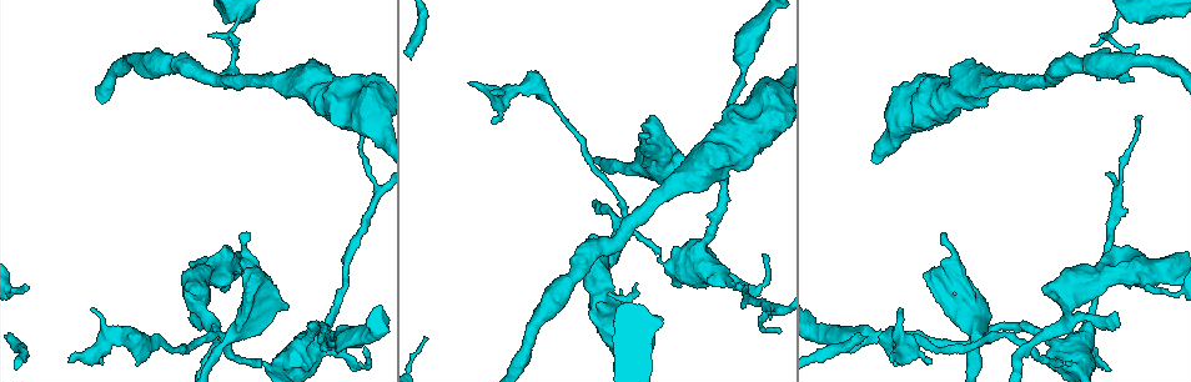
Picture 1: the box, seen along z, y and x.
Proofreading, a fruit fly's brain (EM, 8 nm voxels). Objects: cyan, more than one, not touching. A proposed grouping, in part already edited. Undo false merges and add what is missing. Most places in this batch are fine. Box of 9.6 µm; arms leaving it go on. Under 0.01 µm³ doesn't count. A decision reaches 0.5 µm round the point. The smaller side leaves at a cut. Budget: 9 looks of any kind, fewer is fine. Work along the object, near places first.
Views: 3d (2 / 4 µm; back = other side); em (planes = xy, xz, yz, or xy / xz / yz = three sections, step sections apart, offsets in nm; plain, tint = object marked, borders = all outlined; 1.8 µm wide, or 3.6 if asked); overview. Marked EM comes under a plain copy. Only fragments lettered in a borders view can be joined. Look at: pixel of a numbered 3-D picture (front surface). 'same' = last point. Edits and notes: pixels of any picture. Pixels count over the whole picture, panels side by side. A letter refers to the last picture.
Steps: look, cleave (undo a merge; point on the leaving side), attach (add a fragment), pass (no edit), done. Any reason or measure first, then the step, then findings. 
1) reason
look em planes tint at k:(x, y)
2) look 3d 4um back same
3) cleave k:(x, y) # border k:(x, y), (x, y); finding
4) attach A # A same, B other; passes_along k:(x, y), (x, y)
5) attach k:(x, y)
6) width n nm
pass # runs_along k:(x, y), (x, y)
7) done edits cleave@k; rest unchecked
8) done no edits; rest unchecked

thick turns thin
look 3d 4um at 1:(101, 349)

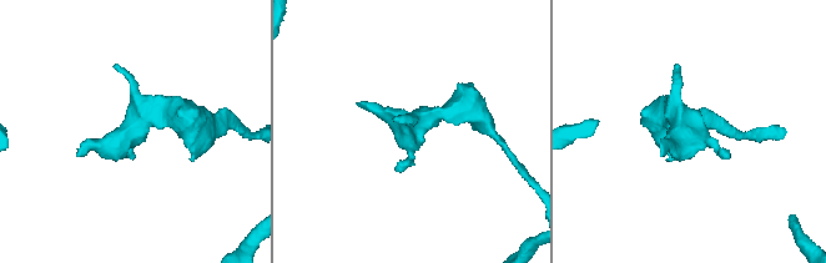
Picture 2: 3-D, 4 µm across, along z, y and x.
look em yz step 16 tint at 2:(682, 134)

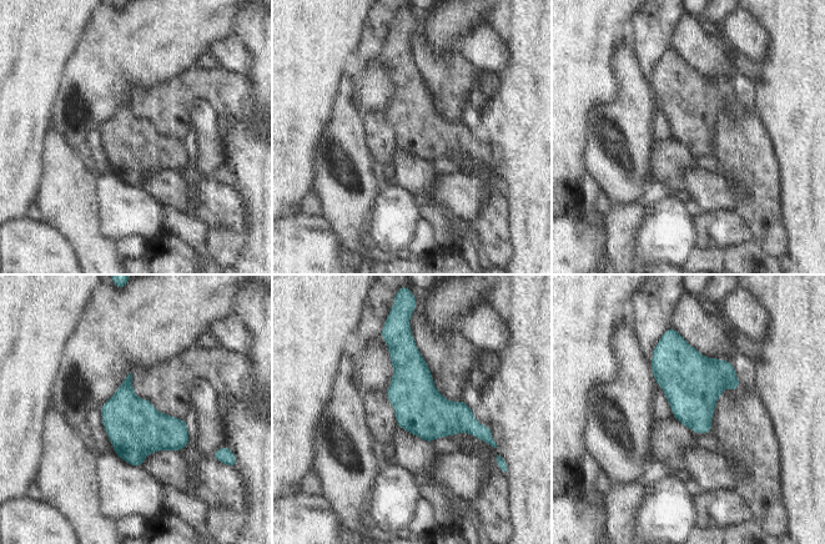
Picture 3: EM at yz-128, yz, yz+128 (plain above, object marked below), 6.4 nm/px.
look em yz step 16 borders same

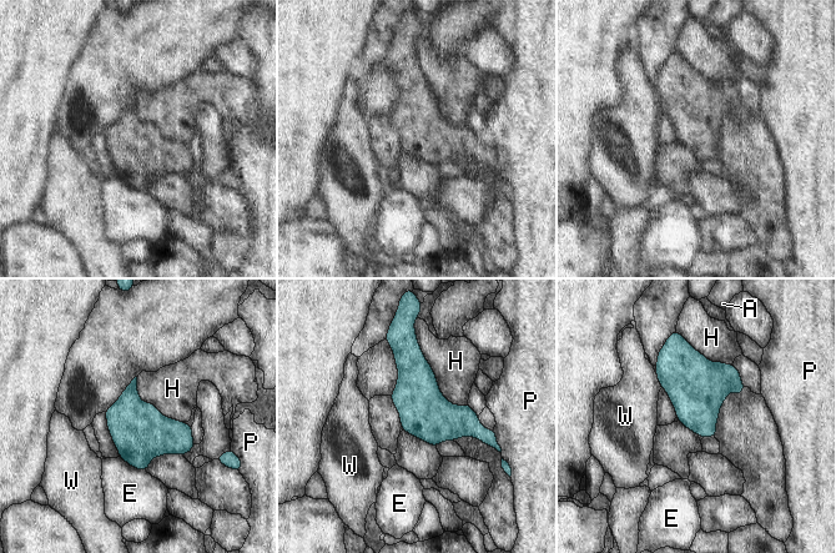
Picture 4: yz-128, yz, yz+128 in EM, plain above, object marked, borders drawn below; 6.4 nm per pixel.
width 300 nm
pass # A other, E other, H other, P other, W other; continuous, no second cell

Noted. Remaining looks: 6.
free end
look em xz step 8 tint at 1:(249, 234)

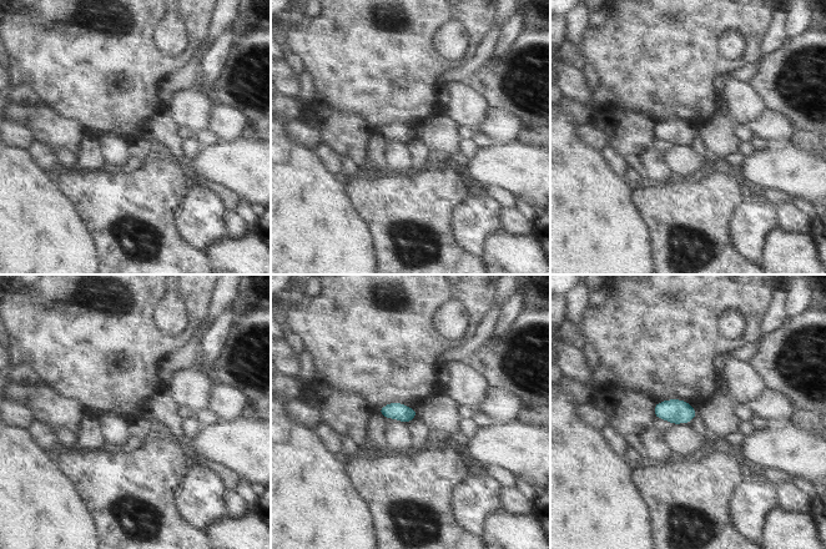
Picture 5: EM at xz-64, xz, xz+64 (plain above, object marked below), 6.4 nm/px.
look em xz step 8 borders same

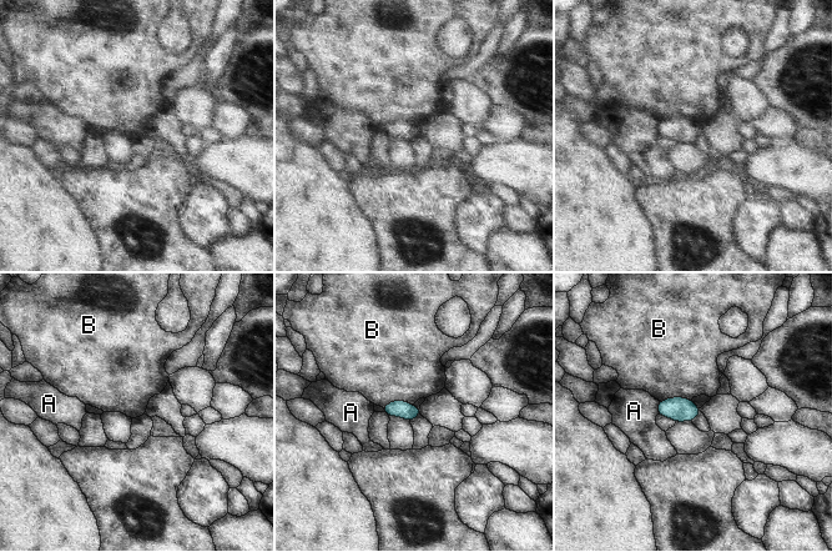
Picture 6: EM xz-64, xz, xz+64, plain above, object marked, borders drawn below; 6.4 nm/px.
pass # A other, B other; border 6:(691, 399), (667, 397), (659, 401); none of them fits

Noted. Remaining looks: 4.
four or more arms meet
look em 3.6um planes tint at 1:(226, 347)

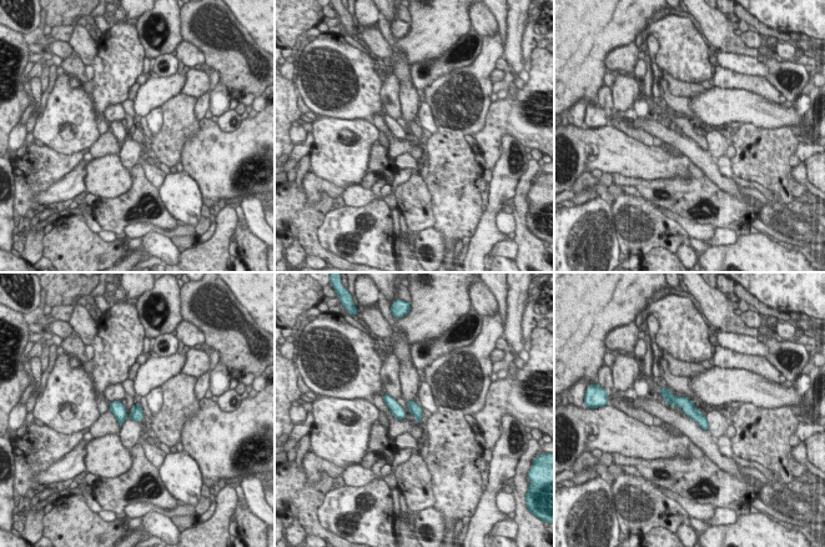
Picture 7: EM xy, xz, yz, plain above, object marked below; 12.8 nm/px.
what lies round it
look em 3.6um planes borders same

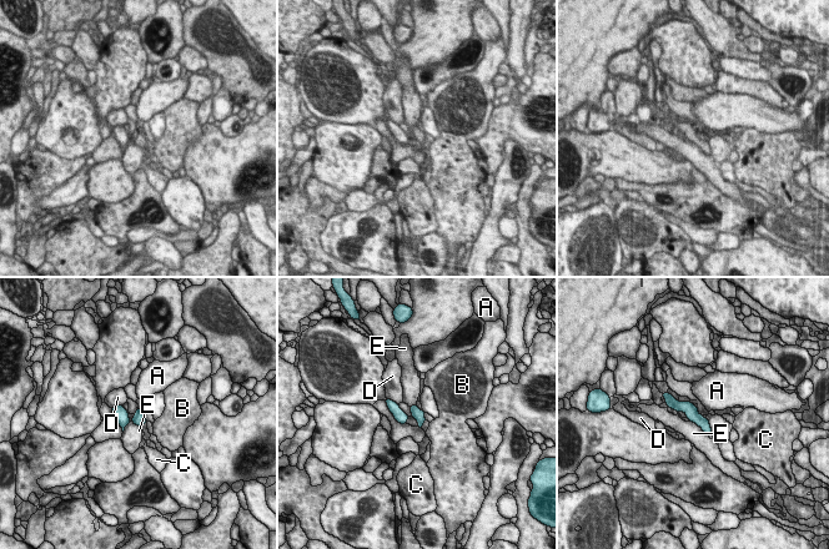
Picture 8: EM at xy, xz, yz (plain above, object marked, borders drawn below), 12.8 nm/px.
width 140 nm
pass # A other, B other, C other, D other, E other; border 8:(141, 428), (130, 422), (122, 431); continuous, no second cell

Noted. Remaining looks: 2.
tapers out
look 3d 4um at 1:(620, 292)

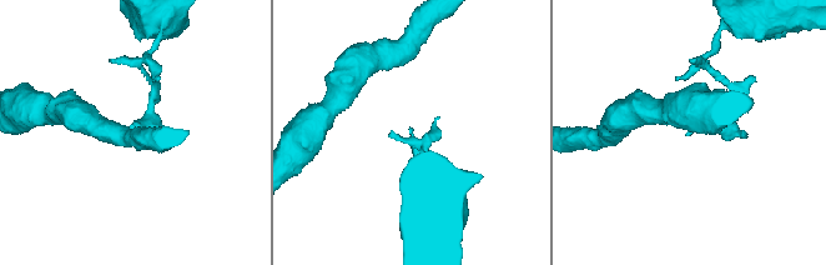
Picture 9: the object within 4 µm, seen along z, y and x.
look em planes borders at 9:(410, 129)

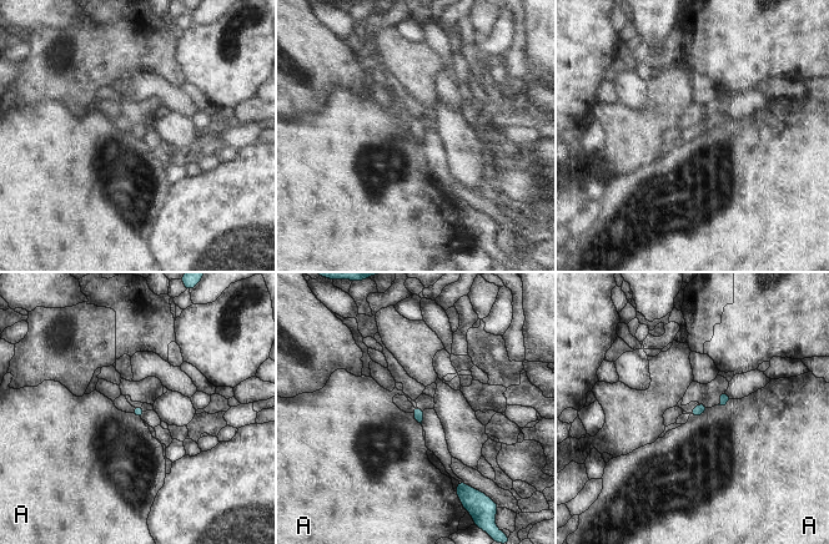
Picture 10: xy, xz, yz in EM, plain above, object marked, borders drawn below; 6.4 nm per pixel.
pass # A other; border 10:(709, 408), (696, 417), (689, 416); none of them fits

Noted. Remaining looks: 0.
done no edits; rest unchecked

